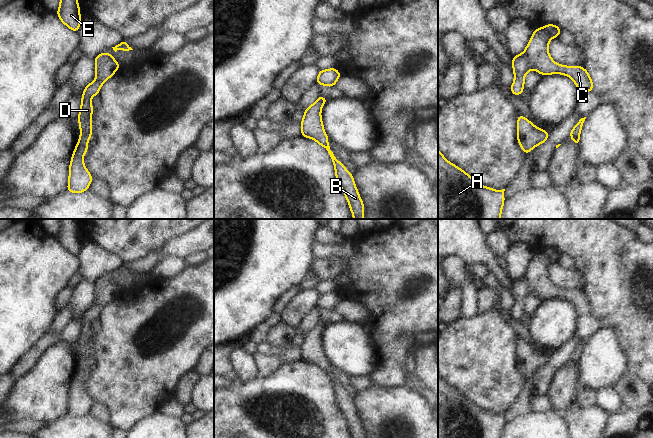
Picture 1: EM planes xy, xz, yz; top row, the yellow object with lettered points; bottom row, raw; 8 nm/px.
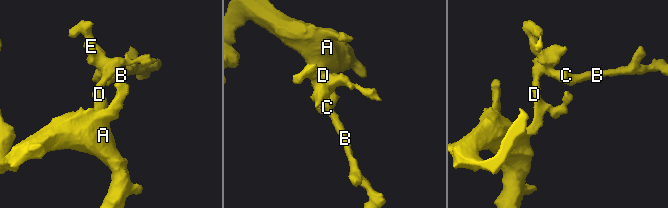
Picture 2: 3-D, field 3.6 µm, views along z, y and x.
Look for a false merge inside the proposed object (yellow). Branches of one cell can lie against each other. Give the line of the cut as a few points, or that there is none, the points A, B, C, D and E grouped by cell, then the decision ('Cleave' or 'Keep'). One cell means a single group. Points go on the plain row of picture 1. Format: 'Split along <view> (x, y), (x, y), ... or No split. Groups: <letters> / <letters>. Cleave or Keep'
No split. Groups: A B C D E. Keep.

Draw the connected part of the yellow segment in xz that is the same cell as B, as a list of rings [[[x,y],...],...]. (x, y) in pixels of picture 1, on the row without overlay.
[[[319,319],[315,327],[306,332],[300,347],[301,360],[315,364],[328,375],[335,392],[337,406],[347,423],[350,435],[352,438],[364,438],[364,427],[355,409],[354,400],[344,391],[343,387],[336,383],[328,368],[329,362],[325,357],[321,342],[322,331],[327,325],[327,322]]]

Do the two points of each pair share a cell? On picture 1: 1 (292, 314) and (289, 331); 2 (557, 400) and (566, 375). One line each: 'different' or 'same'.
1: different
2: same

